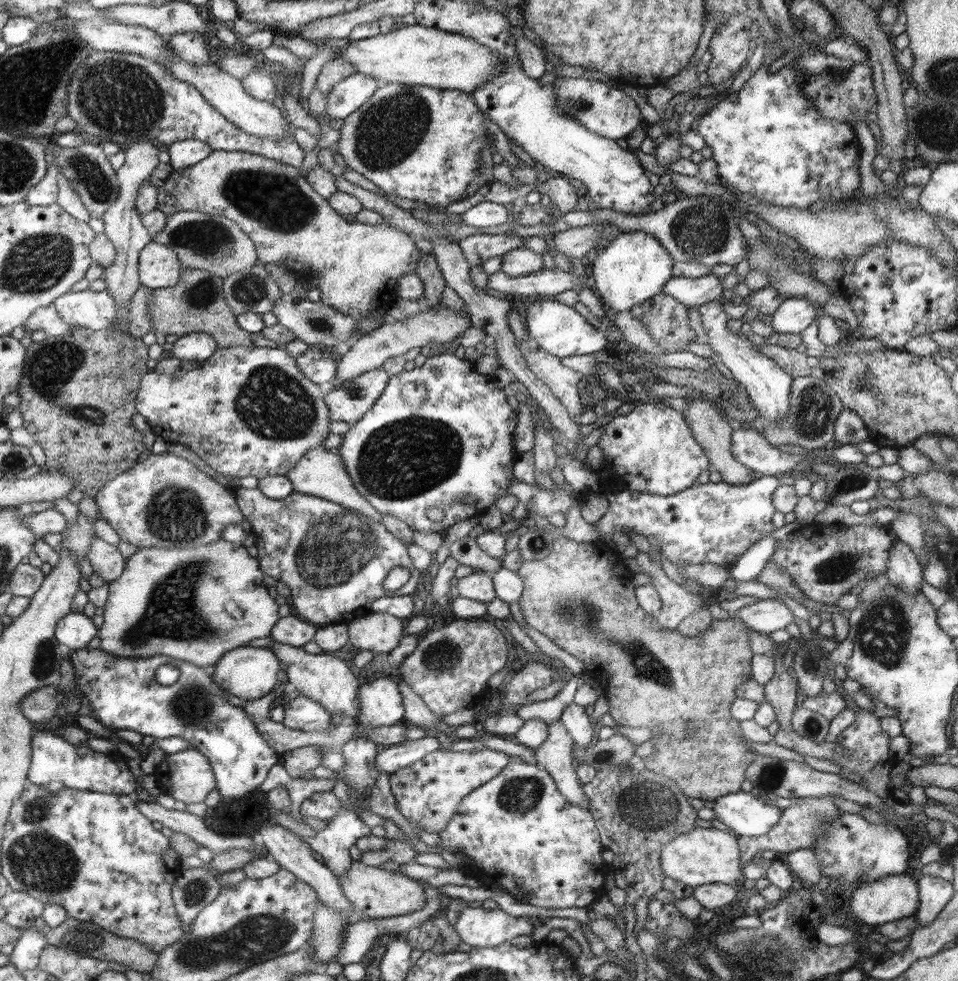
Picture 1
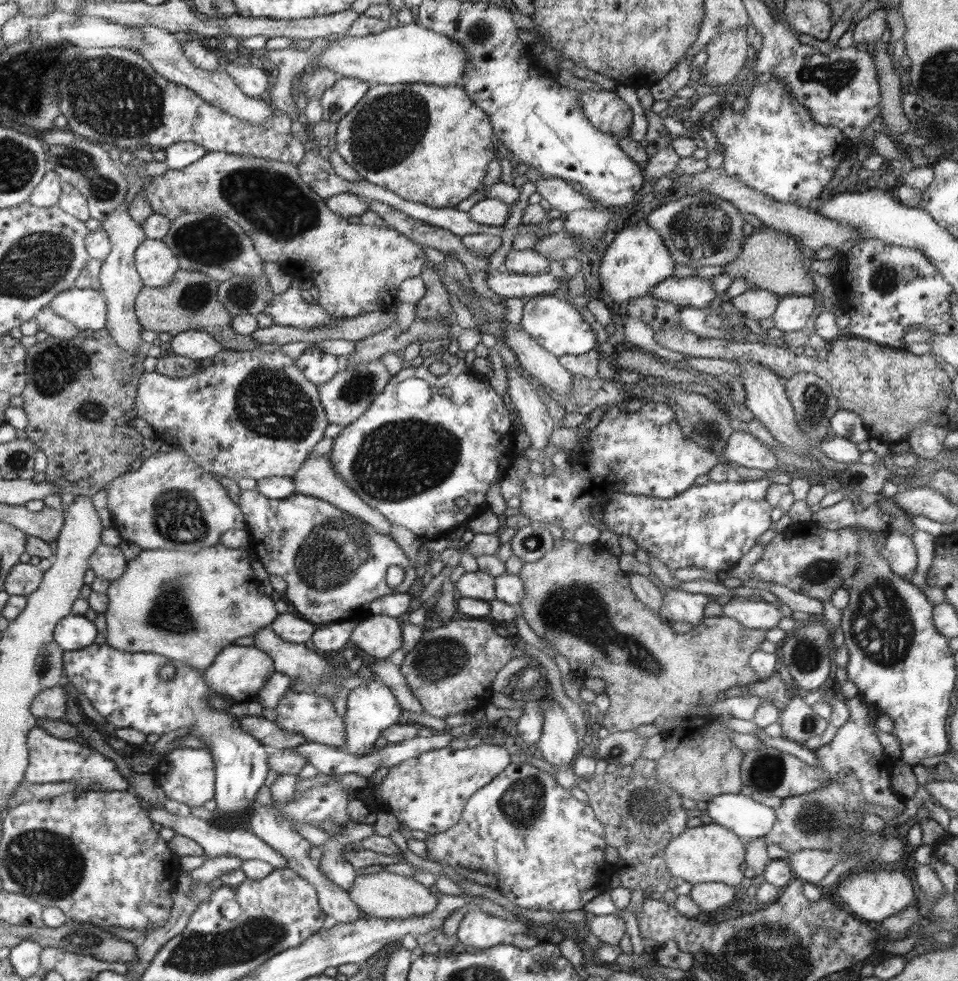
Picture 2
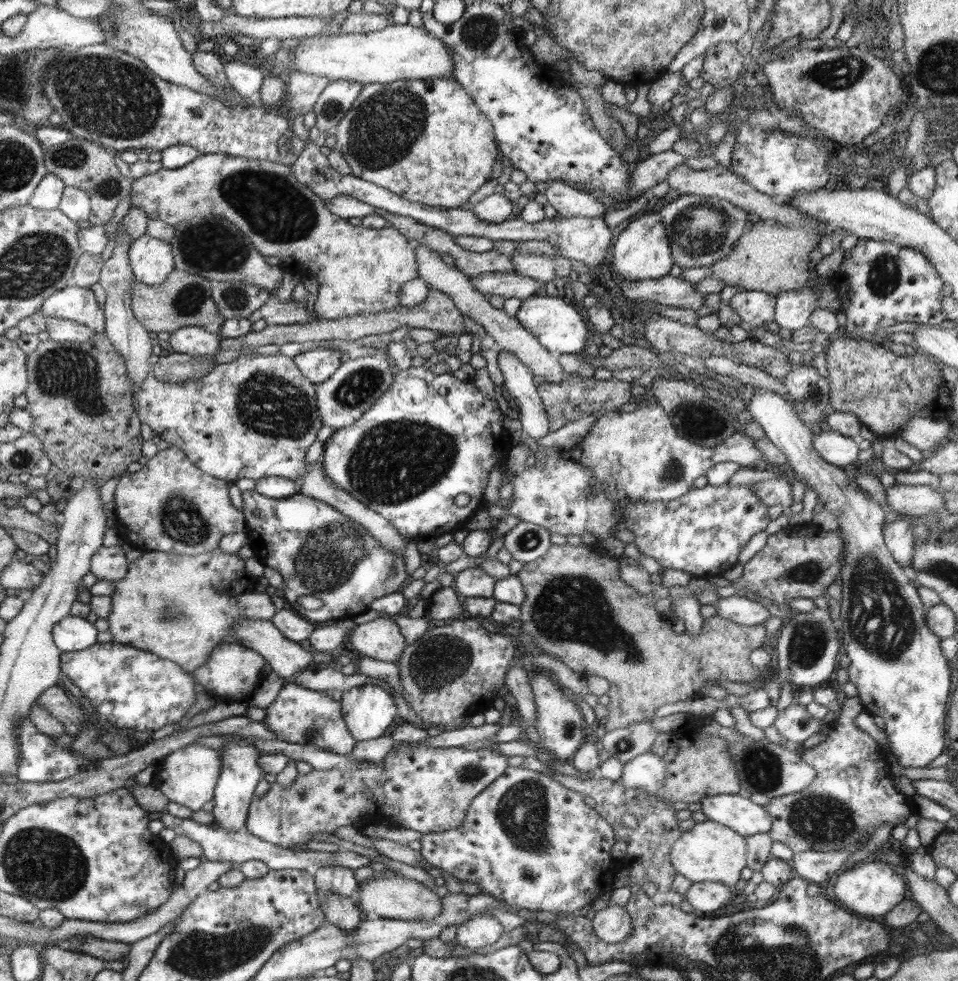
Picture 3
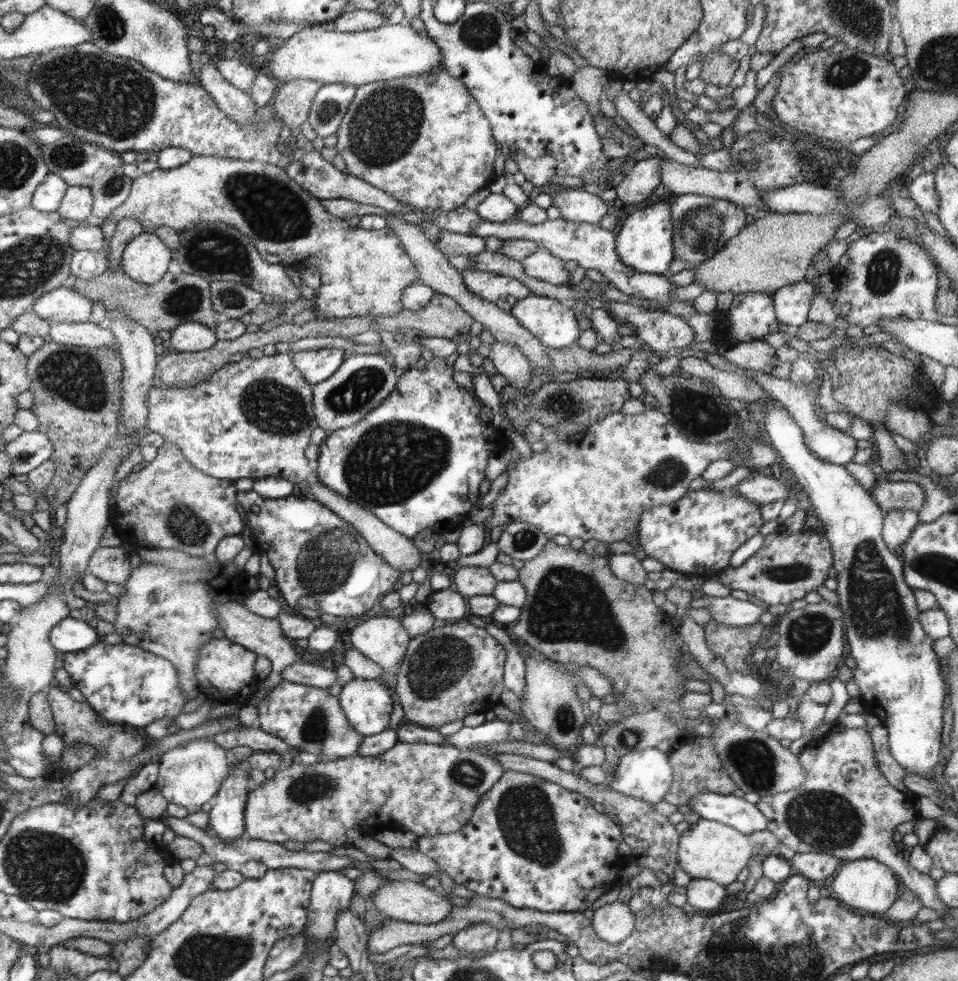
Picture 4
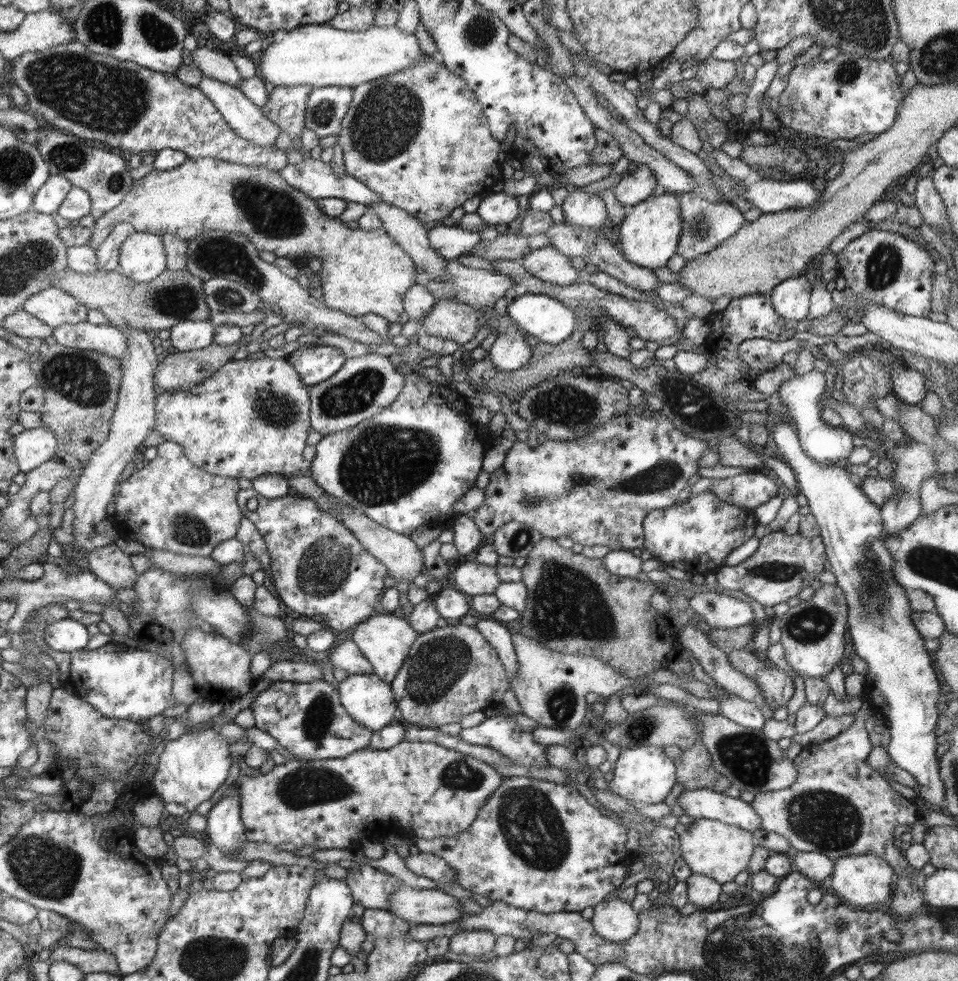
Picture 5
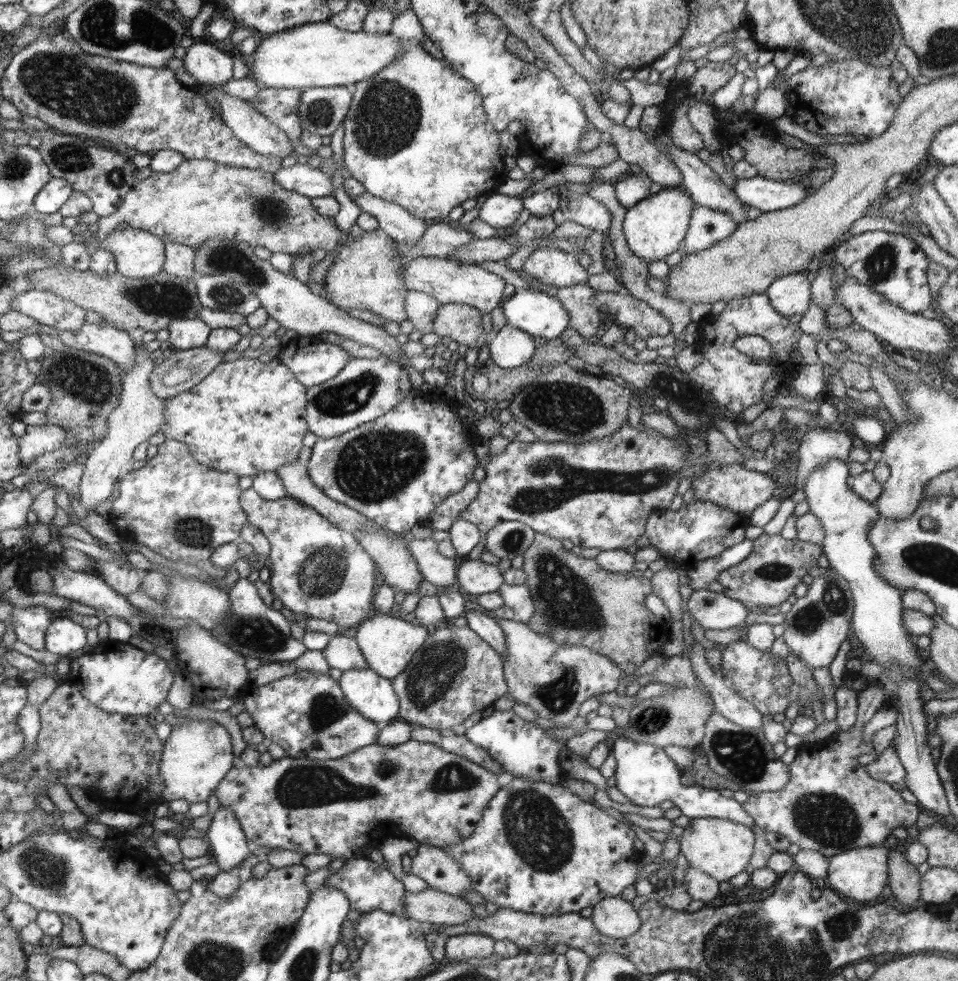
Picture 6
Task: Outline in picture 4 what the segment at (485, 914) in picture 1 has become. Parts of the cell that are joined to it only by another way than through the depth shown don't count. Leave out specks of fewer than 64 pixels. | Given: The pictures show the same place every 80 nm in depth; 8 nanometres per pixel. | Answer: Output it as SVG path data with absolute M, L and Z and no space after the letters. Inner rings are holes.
M483 922L472 924L463 931L453 935L452 944L458 950L465 950L466 953L474 952L479 955L494 952L494 946L498 942L498 928Z

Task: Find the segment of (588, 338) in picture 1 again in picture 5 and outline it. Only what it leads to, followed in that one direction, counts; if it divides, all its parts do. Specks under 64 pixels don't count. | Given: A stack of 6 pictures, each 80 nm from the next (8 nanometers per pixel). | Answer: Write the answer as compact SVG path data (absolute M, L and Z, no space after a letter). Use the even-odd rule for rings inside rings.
M520 292L507 304L507 315L527 334L548 344L562 343L574 330L574 311L555 297Z

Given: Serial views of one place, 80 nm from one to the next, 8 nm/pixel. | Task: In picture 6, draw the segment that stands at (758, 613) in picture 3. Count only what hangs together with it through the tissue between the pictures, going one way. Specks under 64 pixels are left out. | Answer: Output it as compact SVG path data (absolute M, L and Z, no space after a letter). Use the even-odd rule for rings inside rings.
M707 589L692 592L685 604L694 621L705 630L745 628L745 620L750 613L742 603Z

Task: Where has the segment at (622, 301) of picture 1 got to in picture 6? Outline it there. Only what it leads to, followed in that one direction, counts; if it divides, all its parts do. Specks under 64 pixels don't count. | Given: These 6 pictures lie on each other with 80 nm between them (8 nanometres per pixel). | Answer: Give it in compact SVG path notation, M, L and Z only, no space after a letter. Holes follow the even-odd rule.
M663 188L629 207L625 212L622 232L630 252L646 262L666 260L672 254L680 254L695 208L693 198L683 188Z

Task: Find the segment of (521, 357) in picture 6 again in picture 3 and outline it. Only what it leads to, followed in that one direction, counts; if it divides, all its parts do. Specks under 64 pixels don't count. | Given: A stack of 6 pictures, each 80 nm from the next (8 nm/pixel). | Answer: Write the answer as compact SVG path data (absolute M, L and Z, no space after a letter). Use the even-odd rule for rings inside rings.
M499 350L498 368L503 372L504 383L510 395L510 401L520 418L523 434L538 440L548 434L550 418L534 384L531 368L518 358L518 355Z

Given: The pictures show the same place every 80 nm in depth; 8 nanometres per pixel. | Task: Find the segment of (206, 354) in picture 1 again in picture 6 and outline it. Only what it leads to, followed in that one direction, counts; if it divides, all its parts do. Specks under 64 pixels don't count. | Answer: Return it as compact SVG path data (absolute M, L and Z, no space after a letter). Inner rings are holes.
M174 319L168 326L170 346L173 350L188 350L206 344L212 328L206 321L196 319Z

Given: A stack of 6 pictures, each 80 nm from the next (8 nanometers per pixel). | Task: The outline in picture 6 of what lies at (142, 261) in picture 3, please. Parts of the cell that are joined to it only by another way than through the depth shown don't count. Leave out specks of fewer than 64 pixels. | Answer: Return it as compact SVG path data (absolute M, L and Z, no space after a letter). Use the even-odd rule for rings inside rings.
M130 225L116 229L98 249L112 253L117 271L127 277L150 278L163 271L166 244L154 233Z

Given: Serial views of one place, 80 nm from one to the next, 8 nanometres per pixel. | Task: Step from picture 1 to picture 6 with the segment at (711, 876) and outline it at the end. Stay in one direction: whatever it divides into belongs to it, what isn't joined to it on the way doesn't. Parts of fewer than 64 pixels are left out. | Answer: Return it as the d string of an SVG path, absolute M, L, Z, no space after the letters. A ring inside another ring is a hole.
M690 819L678 839L681 852L690 866L703 870L719 882L729 881L732 876L744 872L754 852L754 832L750 827L728 819Z

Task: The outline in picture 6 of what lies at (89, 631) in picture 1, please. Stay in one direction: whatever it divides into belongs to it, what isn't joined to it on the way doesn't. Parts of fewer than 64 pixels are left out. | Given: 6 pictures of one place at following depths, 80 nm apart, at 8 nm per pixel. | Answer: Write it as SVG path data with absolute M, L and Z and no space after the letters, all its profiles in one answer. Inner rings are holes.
M60 618L47 629L46 651L61 657L82 653L86 646L86 628L70 618Z

